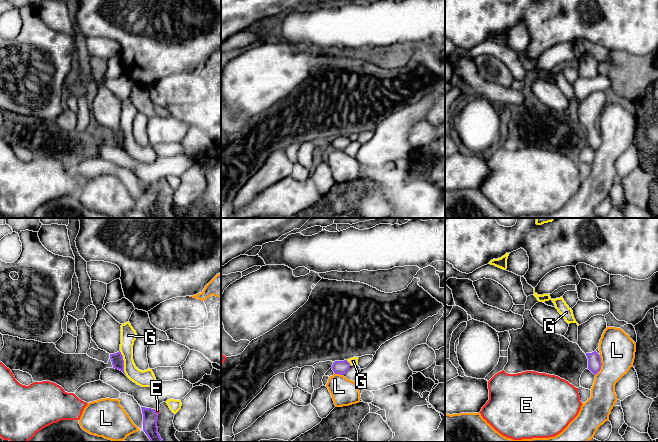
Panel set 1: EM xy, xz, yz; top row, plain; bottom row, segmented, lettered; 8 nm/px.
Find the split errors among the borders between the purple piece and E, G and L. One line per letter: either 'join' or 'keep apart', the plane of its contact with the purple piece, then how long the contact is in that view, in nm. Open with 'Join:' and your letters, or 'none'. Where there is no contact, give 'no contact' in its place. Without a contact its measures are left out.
Join: none
E: keep apart; meets purple in xy; contact 60 nm long
G: keep apart; meets purple in xy; contact 200 nm long
L: keep apart; meets purple in yz; contact 170 nm long

